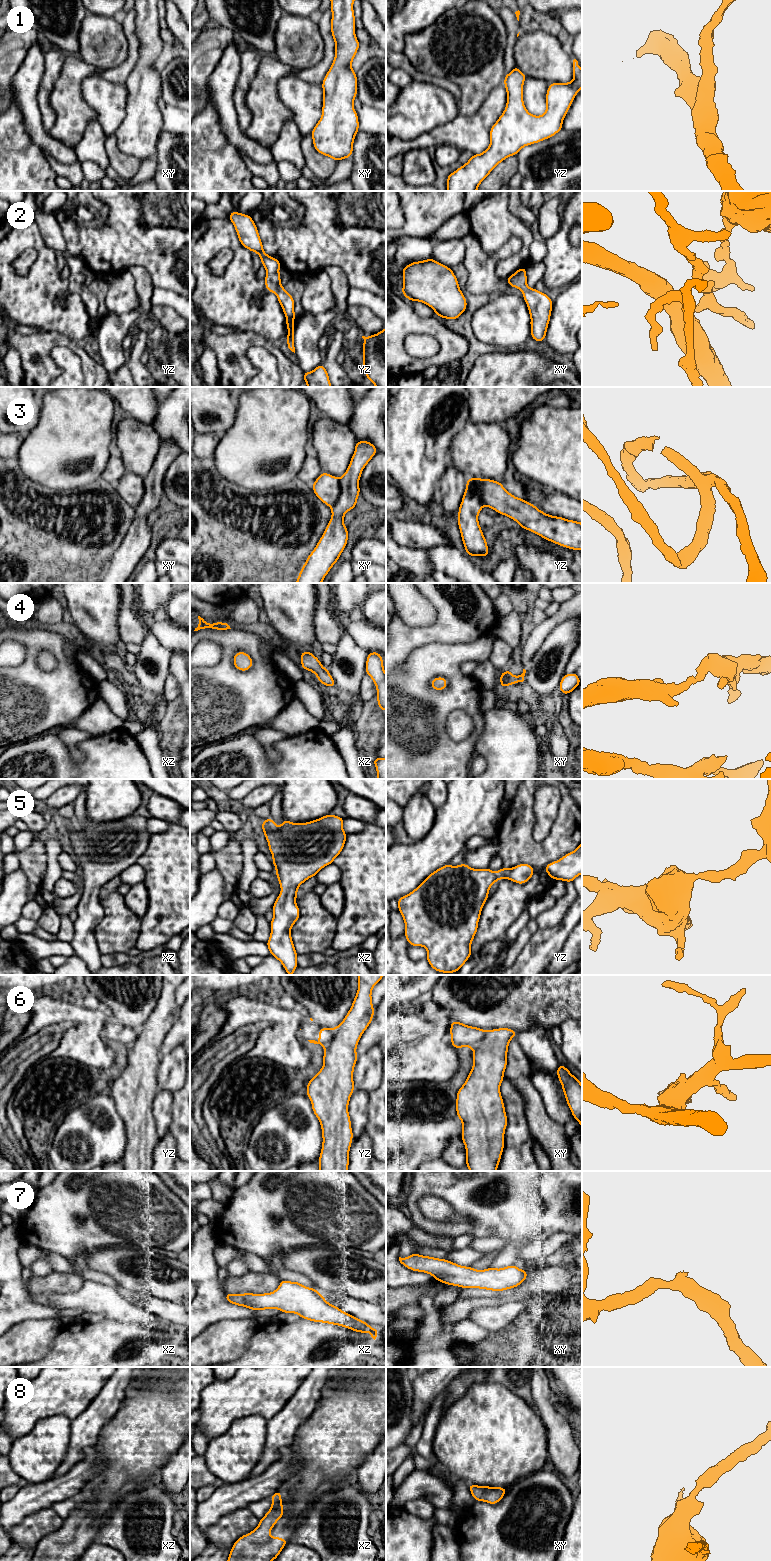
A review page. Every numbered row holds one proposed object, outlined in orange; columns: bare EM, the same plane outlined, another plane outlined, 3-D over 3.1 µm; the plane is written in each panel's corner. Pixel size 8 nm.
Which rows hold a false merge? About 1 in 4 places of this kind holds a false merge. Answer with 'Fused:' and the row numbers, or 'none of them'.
Fused: 6

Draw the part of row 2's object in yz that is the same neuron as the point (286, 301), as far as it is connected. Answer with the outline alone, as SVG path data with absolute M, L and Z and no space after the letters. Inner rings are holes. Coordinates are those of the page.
M232 211L228 218L234 224L241 245L251 252L256 252L260 256L262 266L266 268L265 288L269 292L275 293L278 298L278 302L286 316L286 326L288 329L286 342L288 348L295 353L294 319L296 314L294 313L294 297L289 295L280 284L280 261L263 251L263 244L258 234L257 226L251 216Z

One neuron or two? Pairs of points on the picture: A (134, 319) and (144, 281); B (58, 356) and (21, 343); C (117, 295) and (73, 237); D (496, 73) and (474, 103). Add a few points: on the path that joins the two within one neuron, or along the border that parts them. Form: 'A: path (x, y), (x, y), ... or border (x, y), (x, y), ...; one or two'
A: path (142, 310), (144, 307), (144, 290); one
B: border (64, 345), (50, 352), (62, 370), (59, 375); two
C: border (127, 269), (110, 274), (105, 278); two
D: path (489, 80), (474, 96); one

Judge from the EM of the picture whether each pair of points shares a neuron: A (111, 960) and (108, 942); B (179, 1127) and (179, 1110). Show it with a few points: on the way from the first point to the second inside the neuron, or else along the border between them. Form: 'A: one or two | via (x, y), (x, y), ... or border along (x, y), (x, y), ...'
A: two | border along (126, 952), (111, 952), (102, 955)
B: one | via (179, 1123), (179, 1114)

